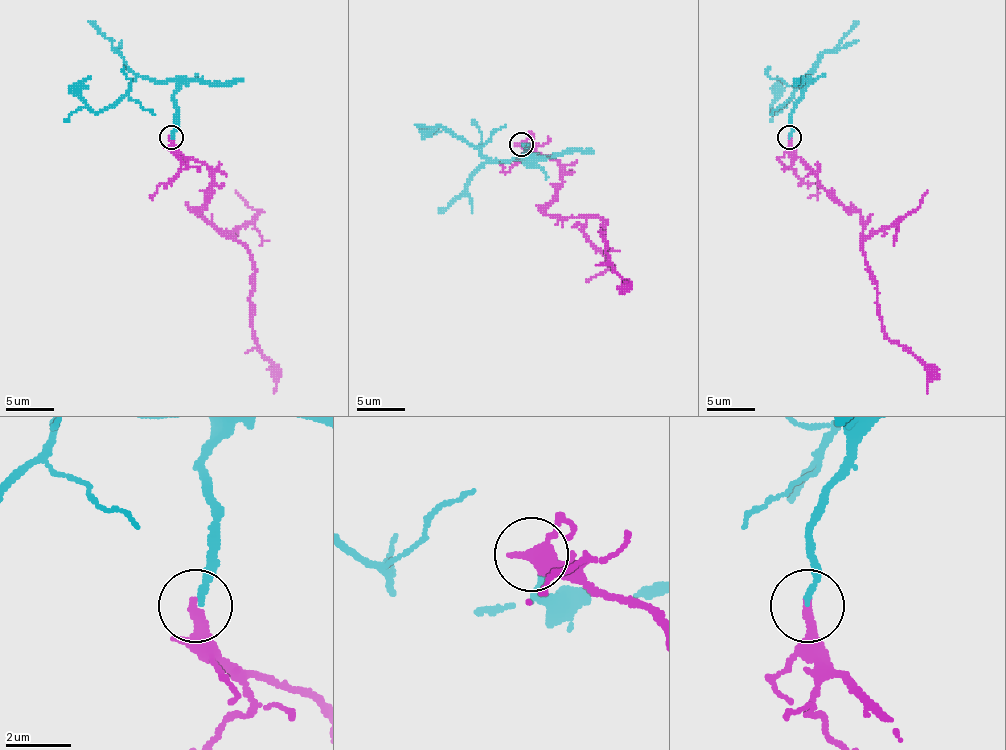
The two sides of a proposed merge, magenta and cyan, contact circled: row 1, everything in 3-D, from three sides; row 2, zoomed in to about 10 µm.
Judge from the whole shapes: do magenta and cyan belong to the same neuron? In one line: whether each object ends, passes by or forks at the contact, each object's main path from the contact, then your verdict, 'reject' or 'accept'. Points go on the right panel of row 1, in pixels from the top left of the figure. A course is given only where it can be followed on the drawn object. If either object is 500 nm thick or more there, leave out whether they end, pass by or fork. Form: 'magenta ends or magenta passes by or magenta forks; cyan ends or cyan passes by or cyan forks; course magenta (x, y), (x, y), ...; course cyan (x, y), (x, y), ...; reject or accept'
magenta ends; cyan ends; course magenta (789, 138), (789, 150), (832, 193), (858, 212), (882, 331), (927, 369), (927, 393); course cyan (789, 138), (791, 109), (806, 76), (775, 112), (772, 105), (777, 95), (777, 76); accept

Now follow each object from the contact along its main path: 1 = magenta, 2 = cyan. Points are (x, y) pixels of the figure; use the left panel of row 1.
1: (171, 138), (209, 169), (212, 193), (195, 212), (248, 248), (252, 331), (257, 350), (276, 369), (274, 393)
2: (171, 138), (176, 109), (174, 81), (138, 76), (124, 95), (93, 112), (81, 95), (81, 85), (90, 76)

